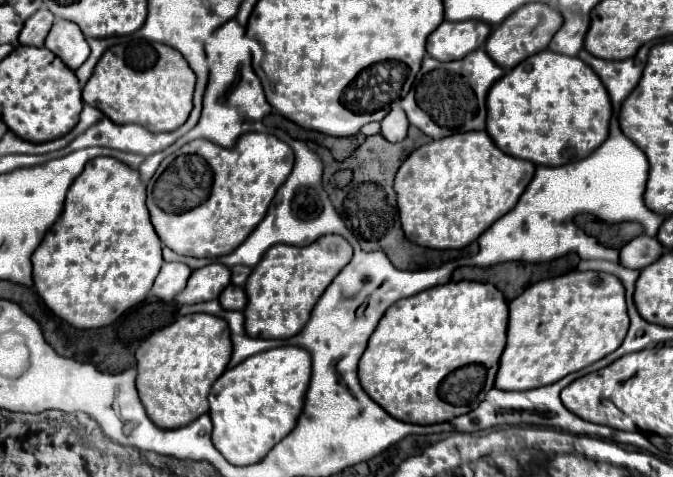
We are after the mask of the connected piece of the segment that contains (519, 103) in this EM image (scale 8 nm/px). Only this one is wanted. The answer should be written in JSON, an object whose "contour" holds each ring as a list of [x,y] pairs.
{"contour":[[[535,53],[507,71],[487,93],[487,127],[493,143],[535,165],[565,165],[587,157],[609,135],[611,101],[601,79],[579,57]]]}

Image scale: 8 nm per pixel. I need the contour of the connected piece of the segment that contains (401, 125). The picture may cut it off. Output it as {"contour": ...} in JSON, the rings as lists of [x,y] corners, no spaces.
{"contour":[[[397,107],[397,109],[391,109],[391,113],[381,121],[381,135],[387,141],[397,143],[397,141],[405,139],[407,127],[409,127],[409,121],[405,117],[405,111]]]}

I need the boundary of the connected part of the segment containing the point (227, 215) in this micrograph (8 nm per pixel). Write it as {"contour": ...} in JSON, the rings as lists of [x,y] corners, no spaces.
{"contour":[[[245,133],[245,135],[239,137],[237,145],[231,147],[231,149],[225,149],[225,147],[221,147],[221,145],[215,145],[215,143],[207,141],[207,139],[195,139],[195,141],[187,143],[187,145],[183,145],[181,149],[177,149],[175,153],[171,153],[169,157],[165,157],[165,159],[161,161],[161,165],[159,165],[159,169],[157,169],[157,173],[155,173],[155,177],[147,183],[147,209],[149,209],[149,213],[151,213],[151,223],[153,223],[153,227],[155,227],[157,235],[159,235],[159,239],[163,241],[163,245],[167,245],[171,251],[175,251],[175,253],[179,253],[179,255],[209,257],[209,259],[227,255],[227,253],[235,251],[235,249],[249,237],[249,233],[261,223],[261,219],[263,219],[265,213],[267,213],[267,207],[269,207],[271,199],[275,197],[275,191],[285,183],[285,179],[287,179],[287,175],[291,173],[291,169],[293,169],[293,151],[291,151],[291,147],[289,147],[287,143],[283,143],[283,141],[279,141],[279,139],[273,137],[273,135],[265,135],[265,133]]]}

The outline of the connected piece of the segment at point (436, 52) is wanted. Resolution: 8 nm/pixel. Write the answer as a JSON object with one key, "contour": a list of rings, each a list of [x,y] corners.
{"contour":[[[443,21],[429,37],[427,37],[427,53],[437,61],[455,61],[479,49],[489,37],[491,27],[483,21],[461,21],[449,23]]]}

